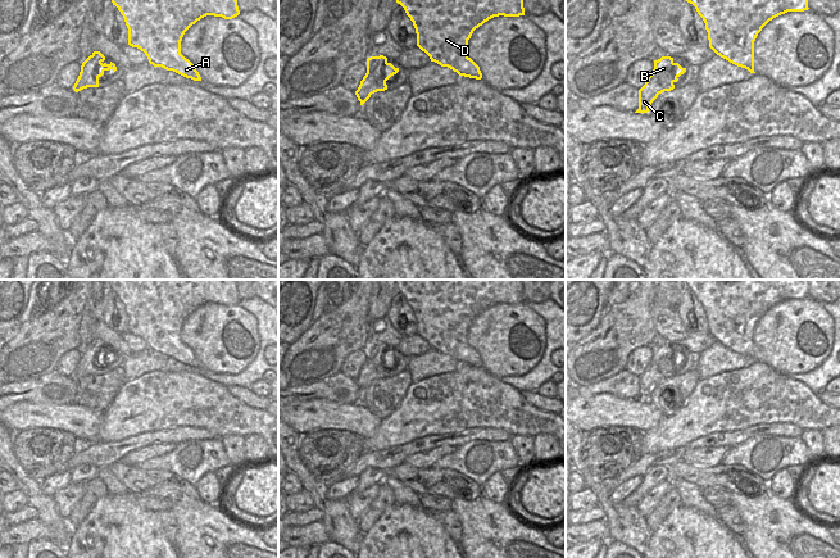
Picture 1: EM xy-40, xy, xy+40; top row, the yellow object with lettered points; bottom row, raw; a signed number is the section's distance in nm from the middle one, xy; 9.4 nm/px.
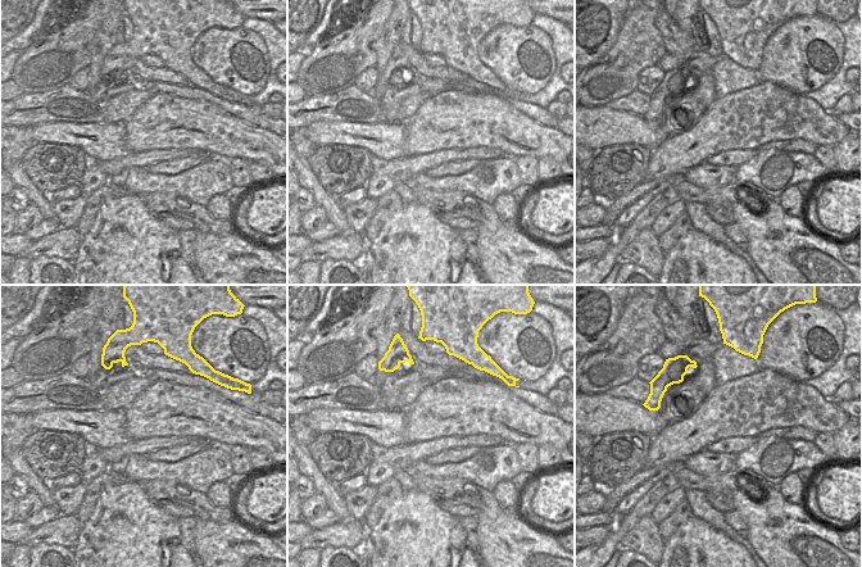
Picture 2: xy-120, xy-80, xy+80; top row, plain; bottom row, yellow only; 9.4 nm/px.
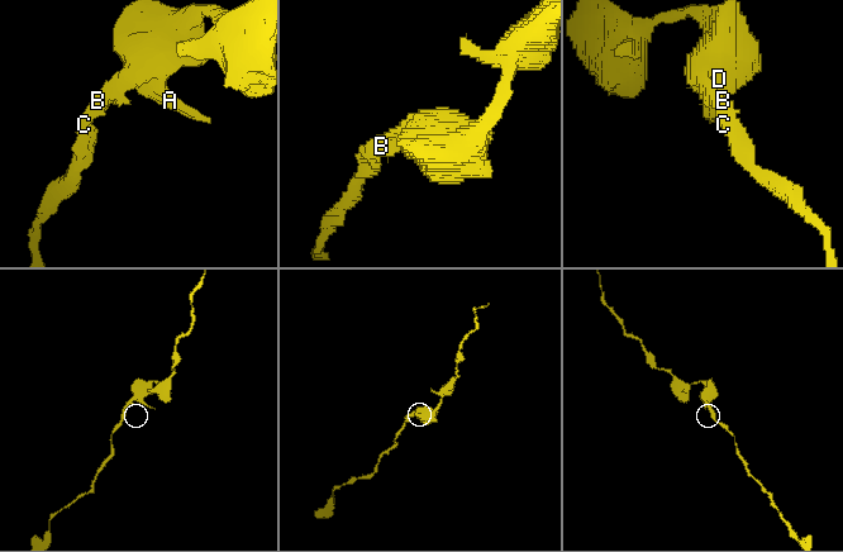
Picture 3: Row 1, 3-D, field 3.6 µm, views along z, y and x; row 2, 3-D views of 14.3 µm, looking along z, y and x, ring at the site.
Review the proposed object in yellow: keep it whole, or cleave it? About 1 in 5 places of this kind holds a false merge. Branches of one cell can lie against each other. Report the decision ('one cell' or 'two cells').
one cell

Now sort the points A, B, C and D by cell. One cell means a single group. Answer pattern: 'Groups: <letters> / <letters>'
Groups: A B C D

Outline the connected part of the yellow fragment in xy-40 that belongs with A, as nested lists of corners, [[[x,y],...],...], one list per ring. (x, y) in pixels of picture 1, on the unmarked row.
[[[109,280],[128,316],[128,332],[145,340],[149,350],[201,368],[194,351],[181,341],[185,319],[206,303],[232,307],[240,301],[236,280]]]

